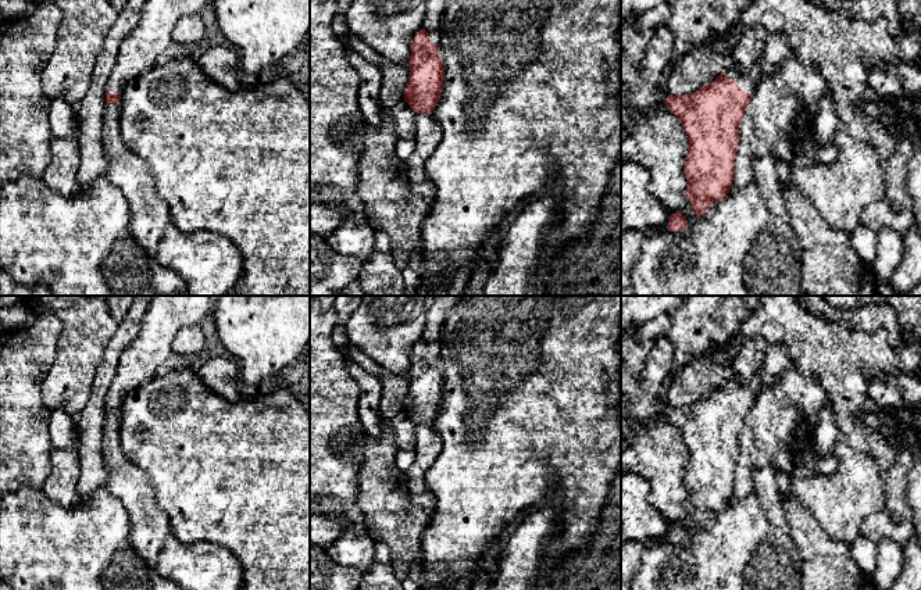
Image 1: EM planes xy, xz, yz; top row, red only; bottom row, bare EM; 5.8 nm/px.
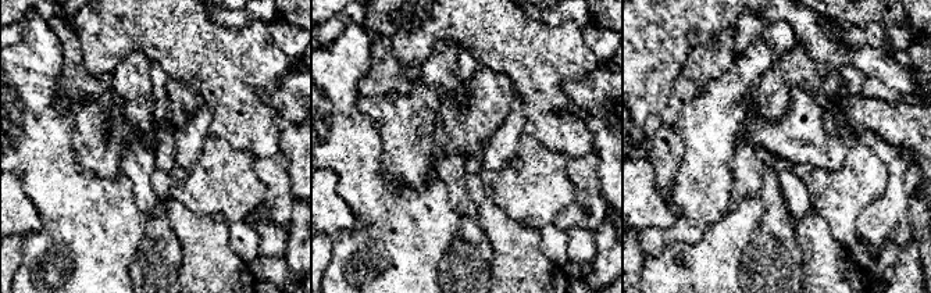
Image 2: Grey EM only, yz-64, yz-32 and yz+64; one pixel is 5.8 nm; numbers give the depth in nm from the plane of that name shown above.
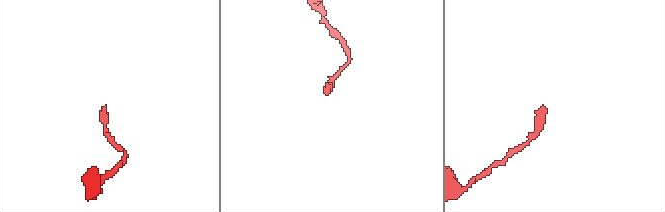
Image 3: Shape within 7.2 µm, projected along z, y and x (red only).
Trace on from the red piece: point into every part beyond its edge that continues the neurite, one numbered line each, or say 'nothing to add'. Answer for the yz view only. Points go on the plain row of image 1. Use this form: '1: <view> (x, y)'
1: yz (748, 393)

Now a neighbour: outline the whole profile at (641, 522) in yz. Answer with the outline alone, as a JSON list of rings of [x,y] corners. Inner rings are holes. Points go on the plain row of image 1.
[[[621,473],[621,544],[663,540],[670,525],[649,501],[650,484],[638,473]]]

